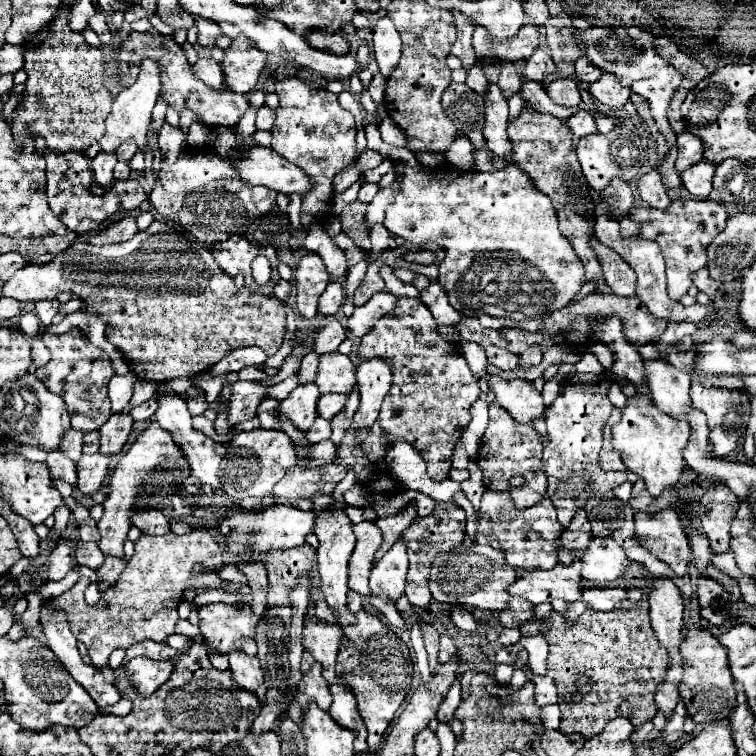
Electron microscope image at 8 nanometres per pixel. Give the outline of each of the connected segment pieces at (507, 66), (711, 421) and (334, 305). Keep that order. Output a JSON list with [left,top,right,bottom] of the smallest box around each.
[[497,61,521,99],[691,385,751,459],[319,281,343,315]]

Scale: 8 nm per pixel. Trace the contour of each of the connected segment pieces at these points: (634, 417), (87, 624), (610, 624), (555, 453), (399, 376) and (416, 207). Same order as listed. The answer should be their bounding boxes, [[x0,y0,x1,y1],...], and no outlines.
[[611,393,691,497],[53,529,223,669],[547,603,667,739],[541,373,627,527],[357,297,481,481],[383,165,583,331]]

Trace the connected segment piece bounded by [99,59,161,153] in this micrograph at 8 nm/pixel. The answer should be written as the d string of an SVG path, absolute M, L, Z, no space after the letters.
M145 59L141 63L141 73L137 77L137 81L123 89L115 101L113 101L113 109L105 121L105 135L99 139L99 145L103 151L113 153L123 141L127 139L135 139L137 143L145 141L145 135L149 131L149 117L153 111L153 105L157 103L157 97L161 93L161 73L159 73L159 65L151 59Z

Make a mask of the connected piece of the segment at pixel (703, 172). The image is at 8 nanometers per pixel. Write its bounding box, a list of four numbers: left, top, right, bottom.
[681,161,715,199]

